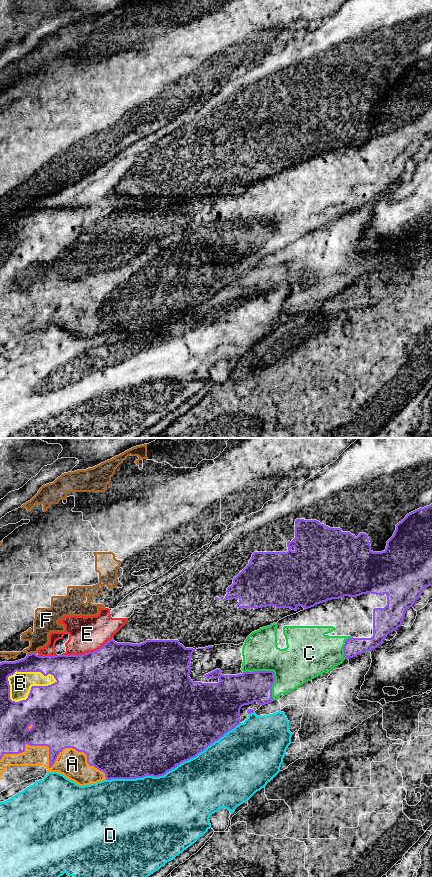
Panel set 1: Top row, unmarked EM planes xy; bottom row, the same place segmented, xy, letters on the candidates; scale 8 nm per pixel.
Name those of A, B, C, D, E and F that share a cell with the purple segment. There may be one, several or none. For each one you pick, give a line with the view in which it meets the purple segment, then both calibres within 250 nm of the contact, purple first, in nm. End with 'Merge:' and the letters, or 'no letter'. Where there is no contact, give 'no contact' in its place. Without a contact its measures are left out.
A: contact in xy; calibres 220 and 220 nm
B: contact in xy; calibres 420 and 180 nm
C: contact in xy; calibres 260 and 340 nm
Merge: A, B, C

